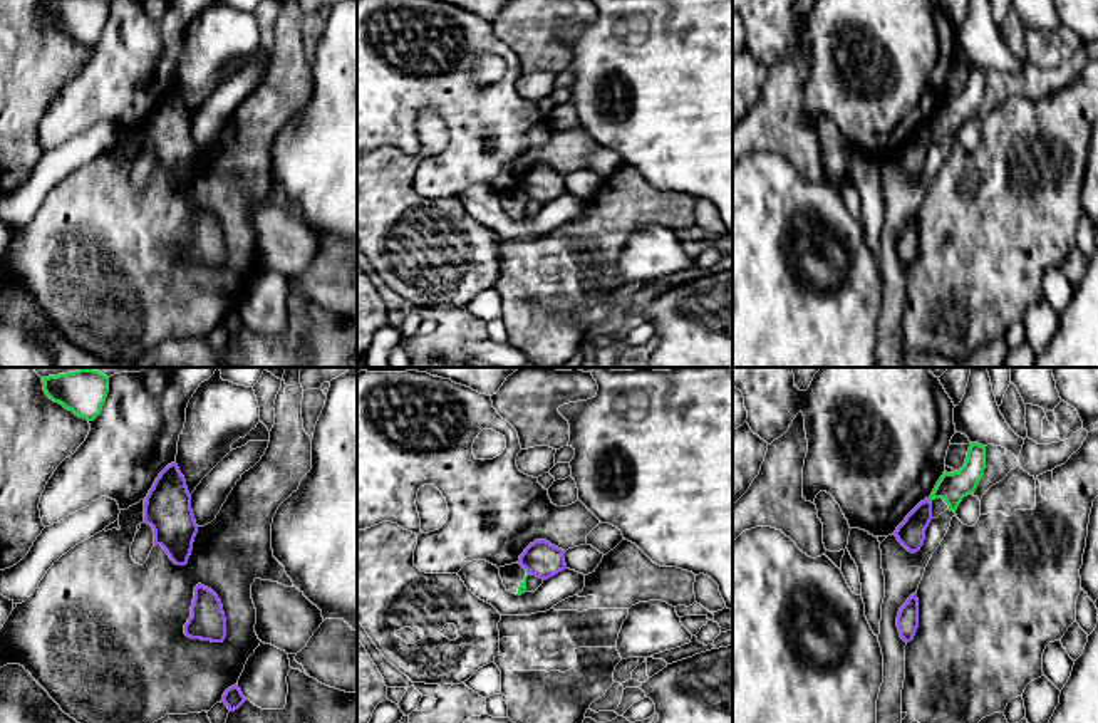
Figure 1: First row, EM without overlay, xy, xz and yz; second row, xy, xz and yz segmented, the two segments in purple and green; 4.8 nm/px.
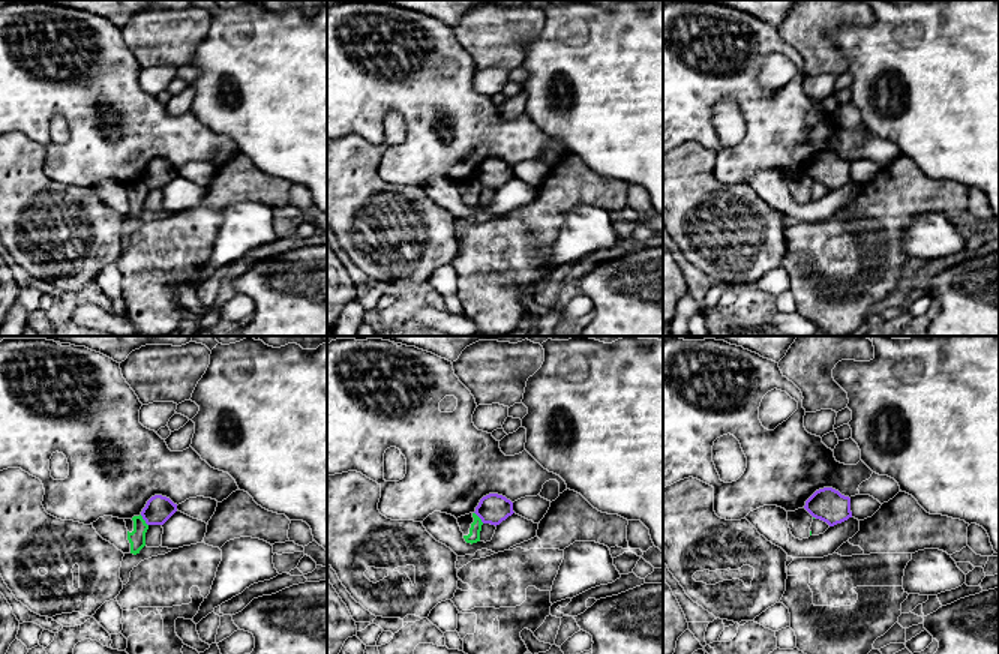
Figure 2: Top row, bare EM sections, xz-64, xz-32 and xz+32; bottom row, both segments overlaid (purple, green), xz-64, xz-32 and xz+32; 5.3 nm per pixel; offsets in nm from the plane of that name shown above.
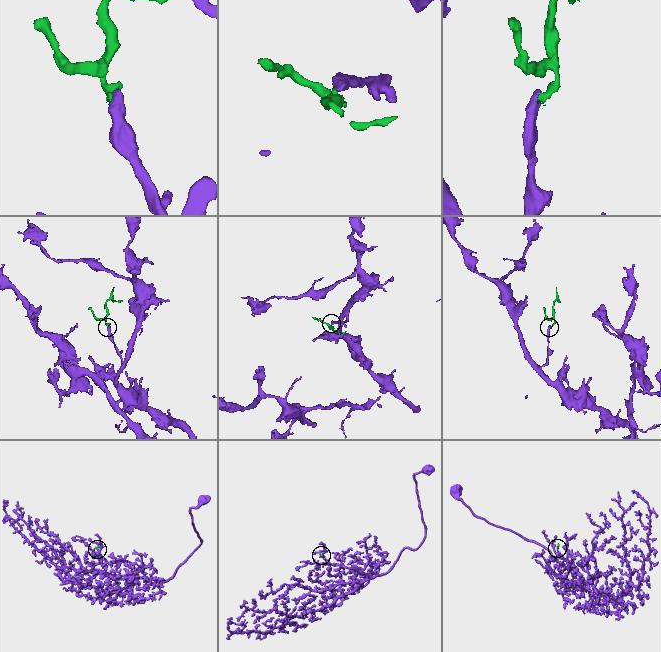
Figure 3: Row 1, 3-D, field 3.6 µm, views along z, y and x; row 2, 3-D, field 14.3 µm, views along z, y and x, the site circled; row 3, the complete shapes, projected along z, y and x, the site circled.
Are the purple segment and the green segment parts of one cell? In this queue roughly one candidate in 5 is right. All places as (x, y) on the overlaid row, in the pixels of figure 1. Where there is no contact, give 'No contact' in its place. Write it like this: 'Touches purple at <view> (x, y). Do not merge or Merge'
Touches purple at yz (929, 500). Do not merge

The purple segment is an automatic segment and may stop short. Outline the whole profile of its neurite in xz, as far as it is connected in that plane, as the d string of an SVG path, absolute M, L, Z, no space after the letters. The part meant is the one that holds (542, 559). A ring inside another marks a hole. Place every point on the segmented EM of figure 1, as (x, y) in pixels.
M535 540L520 555L518 564L543 580L567 569L565 550L552 545L546 540Z

